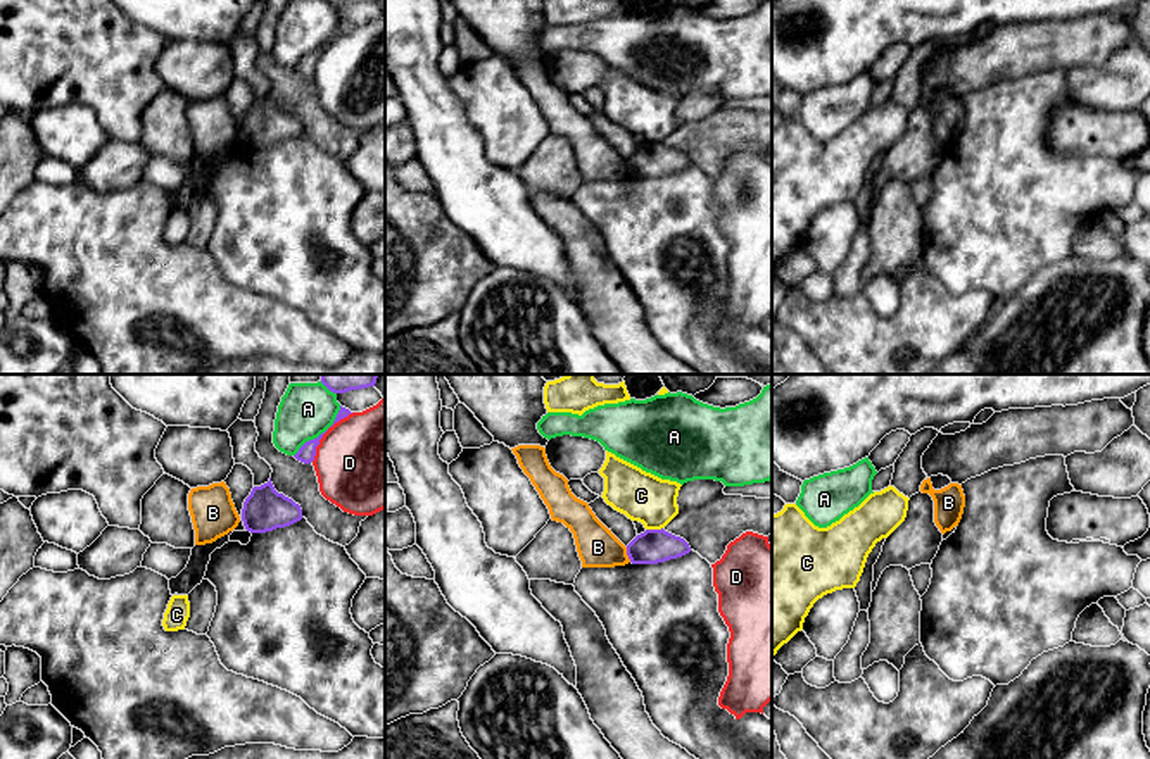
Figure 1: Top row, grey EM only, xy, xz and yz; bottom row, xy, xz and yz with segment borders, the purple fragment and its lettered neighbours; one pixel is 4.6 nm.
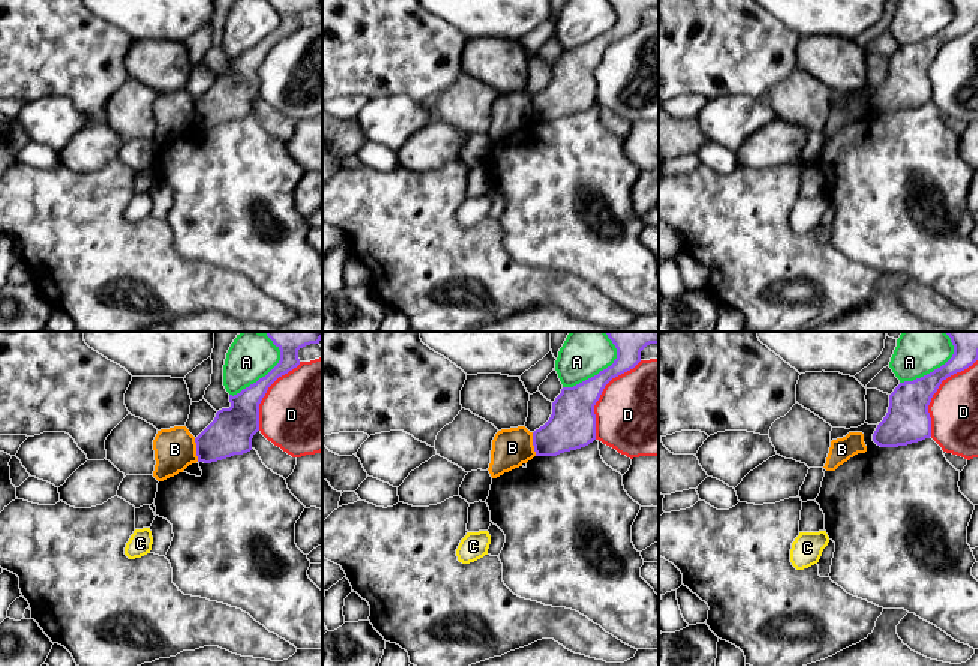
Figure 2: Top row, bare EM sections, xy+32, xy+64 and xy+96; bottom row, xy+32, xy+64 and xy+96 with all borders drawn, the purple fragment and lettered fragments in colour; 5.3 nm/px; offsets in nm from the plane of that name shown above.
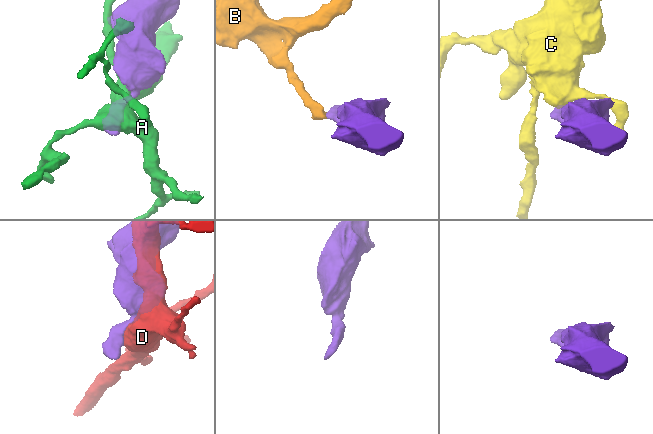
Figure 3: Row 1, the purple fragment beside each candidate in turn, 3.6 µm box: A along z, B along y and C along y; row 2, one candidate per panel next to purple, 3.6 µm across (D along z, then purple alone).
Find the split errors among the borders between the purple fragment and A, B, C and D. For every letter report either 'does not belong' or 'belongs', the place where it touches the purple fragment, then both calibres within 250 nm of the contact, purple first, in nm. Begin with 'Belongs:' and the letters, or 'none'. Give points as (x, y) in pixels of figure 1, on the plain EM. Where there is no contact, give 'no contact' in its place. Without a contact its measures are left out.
Belongs: none
A: does not belong | xy (322, 47) | 80/240 nm
B: does not belong | xz (627, 168) | 160/190 nm
C: does not belong | xz (653, 144) | 160/220 nm
D: does not belong | xy (325, 45) | 80/460 nm

